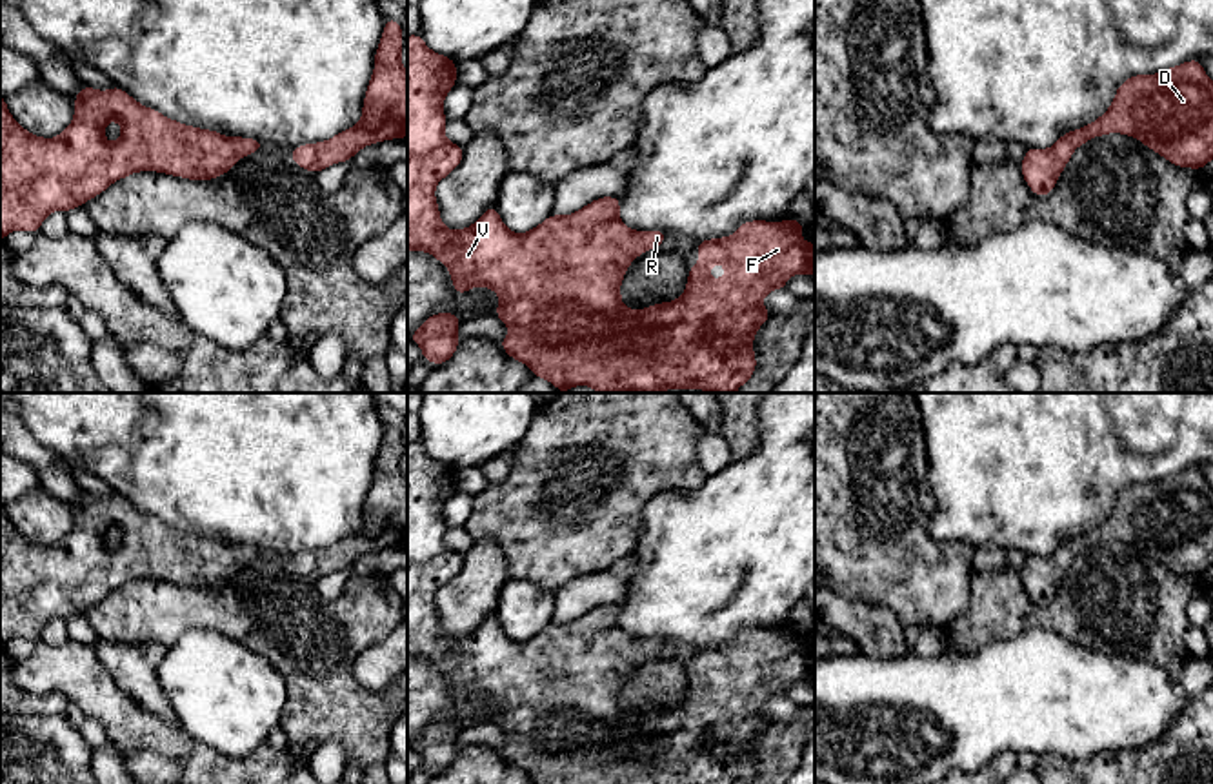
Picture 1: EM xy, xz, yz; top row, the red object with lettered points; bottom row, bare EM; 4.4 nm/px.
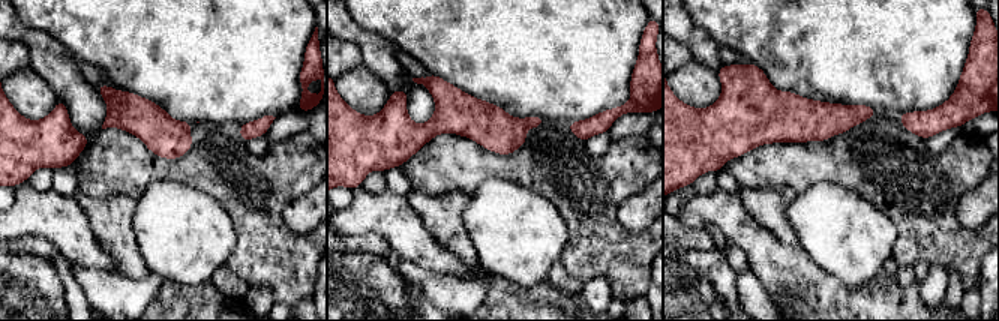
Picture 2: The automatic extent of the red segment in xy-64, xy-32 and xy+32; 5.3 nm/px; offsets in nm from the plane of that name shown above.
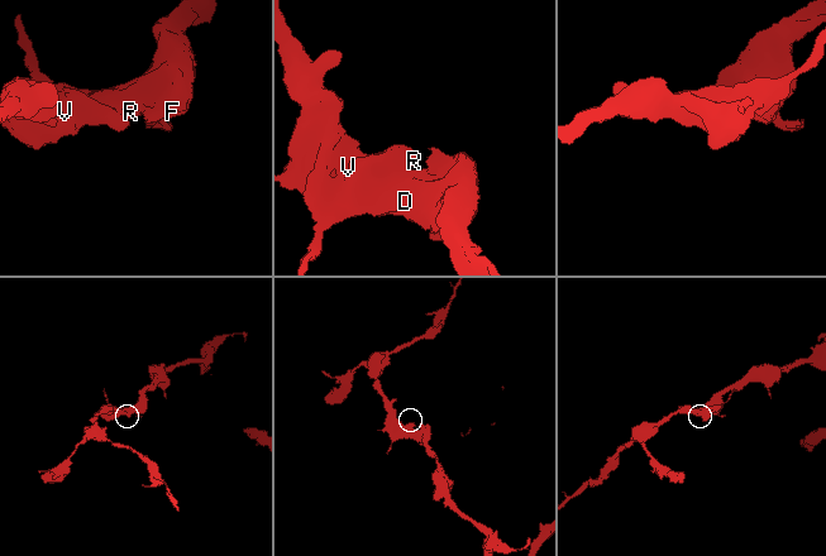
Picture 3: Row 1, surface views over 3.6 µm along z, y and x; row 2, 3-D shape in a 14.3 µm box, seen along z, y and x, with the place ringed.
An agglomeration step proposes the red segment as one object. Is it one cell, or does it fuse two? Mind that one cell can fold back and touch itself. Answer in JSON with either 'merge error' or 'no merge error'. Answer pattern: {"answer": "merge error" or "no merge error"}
{"answer": "no merge error"}

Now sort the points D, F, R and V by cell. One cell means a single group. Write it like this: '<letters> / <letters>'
D F R V

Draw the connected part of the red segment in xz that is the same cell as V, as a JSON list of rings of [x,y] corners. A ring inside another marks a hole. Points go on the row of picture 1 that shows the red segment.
[[[420,33],[407,36],[407,251],[426,251],[440,260],[462,297],[471,287],[489,287],[498,293],[498,309],[493,313],[509,329],[500,347],[526,364],[533,377],[553,382],[560,393],[575,386],[589,386],[596,393],[662,393],[664,389],[704,389],[707,393],[735,393],[757,369],[753,338],[773,315],[762,298],[775,289],[786,289],[793,275],[815,275],[815,244],[800,238],[806,224],[786,215],[784,222],[742,222],[738,231],[724,238],[697,242],[698,264],[689,266],[687,286],[680,298],[653,304],[646,309],[629,309],[622,304],[620,284],[629,264],[647,249],[664,244],[660,229],[635,231],[620,222],[618,196],[602,196],[582,209],[558,216],[549,215],[527,233],[513,233],[502,222],[495,206],[469,227],[453,231],[440,220],[435,198],[436,184],[458,167],[464,147],[444,136],[444,96],[456,84],[456,62],[436,55]],[[713,264],[724,264],[726,275],[713,280],[707,273]]]

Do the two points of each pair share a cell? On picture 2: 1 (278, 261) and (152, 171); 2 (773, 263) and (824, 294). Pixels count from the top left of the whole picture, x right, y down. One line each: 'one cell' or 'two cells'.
1: one cell
2: one cell

